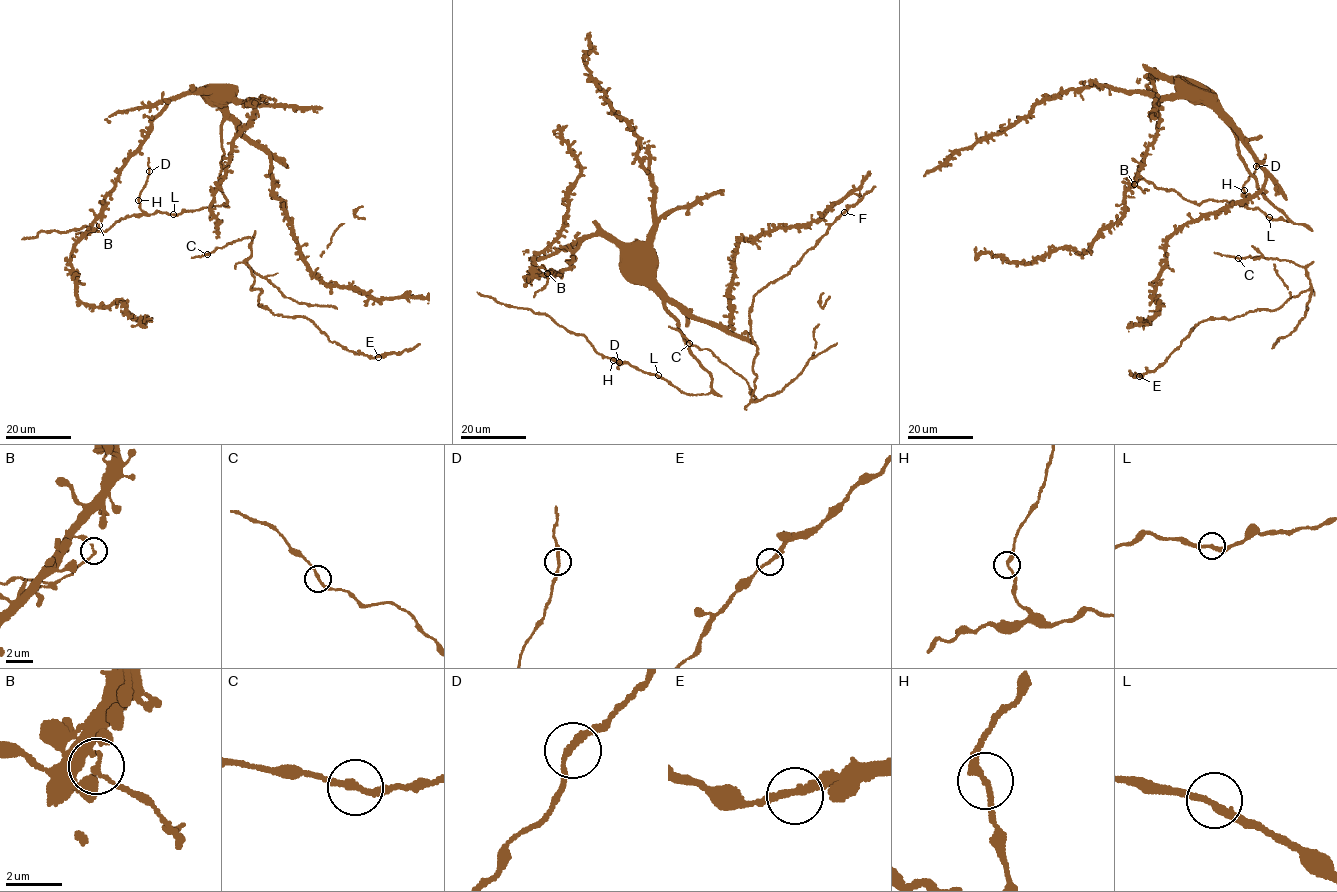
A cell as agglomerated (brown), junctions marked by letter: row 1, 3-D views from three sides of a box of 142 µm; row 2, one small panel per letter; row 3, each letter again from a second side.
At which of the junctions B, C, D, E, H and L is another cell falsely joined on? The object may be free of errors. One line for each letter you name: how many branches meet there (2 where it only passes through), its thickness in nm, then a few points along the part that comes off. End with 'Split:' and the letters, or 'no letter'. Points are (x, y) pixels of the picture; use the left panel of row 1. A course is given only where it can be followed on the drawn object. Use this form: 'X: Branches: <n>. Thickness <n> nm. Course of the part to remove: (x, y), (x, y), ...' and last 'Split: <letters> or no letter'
B: Branches: 2. Thickness 130 nm. Course of the part to remove: (99, 226), (90, 232), (76, 234)
Split: B

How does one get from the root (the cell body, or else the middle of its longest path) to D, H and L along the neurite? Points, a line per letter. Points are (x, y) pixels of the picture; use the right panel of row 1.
D: (1228, 124), (1239, 158), (1261, 193), (1305, 226), (1246, 206), (1243, 185), (1256, 166)
H: (1228, 124), (1239, 158), (1261, 193), (1292, 222), (1305, 226), (1248, 208), (1244, 190)
L: (1228, 124), (1236, 138), (1239, 158), (1256, 179), (1261, 193), (1292, 222), (1306, 225), (1269, 217)

